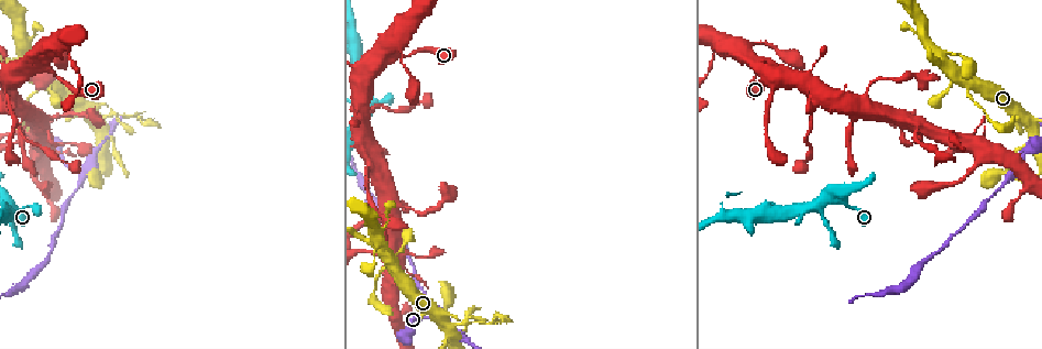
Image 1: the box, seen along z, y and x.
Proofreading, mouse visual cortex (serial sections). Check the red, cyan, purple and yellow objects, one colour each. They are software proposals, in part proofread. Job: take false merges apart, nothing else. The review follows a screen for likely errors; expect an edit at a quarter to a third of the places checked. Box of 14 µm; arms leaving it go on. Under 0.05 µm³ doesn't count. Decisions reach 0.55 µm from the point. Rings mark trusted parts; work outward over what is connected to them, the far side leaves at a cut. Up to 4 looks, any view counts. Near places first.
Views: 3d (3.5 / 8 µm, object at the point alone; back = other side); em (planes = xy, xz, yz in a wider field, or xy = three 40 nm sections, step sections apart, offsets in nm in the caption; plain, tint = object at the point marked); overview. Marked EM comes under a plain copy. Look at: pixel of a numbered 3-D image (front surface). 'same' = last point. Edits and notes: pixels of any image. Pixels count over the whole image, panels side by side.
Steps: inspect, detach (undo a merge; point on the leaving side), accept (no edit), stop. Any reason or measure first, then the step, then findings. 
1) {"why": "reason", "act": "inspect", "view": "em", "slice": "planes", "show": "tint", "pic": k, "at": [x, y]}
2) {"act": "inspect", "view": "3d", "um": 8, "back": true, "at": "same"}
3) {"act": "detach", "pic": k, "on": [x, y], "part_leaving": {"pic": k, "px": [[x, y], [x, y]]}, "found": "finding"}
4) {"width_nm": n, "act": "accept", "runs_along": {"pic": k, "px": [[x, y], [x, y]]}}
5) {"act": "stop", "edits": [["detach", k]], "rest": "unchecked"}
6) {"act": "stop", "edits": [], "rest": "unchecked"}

{"why": "small branch off a trunk", "act": "inspect", "view": "3d", "um": 3.5, "pic": 1, "at": [1025, 120]}

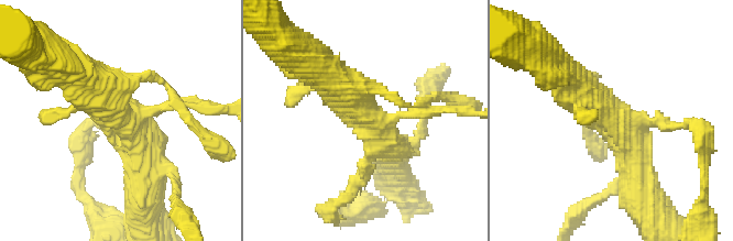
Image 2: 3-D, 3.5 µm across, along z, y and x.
{"act": "inspect", "view": "em", "slice": "xy", "step": 2, "show": "tint", "pic": 2, "at": [125, 118]}

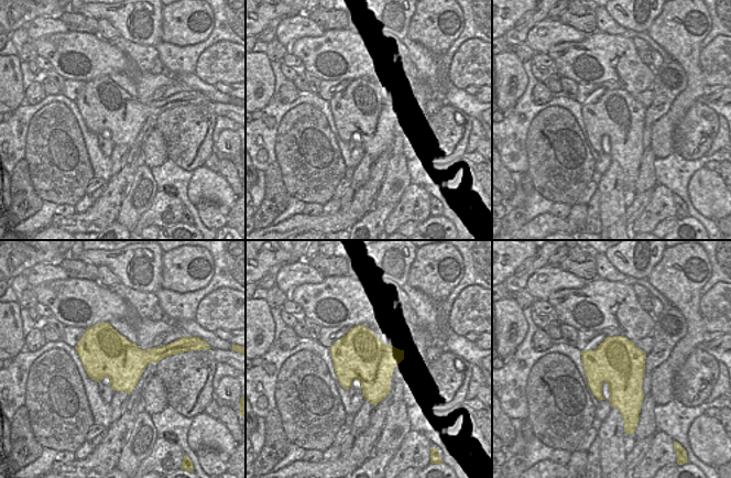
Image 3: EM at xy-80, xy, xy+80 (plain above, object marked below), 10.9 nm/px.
{"arm_widths_nm": [150, 200, 500, 500], "act": "detach", "pic": 2, "on": [448, 108], "part_leaving": {"pic": 2, "px": [[407, 114], [441, 109], [471, 112]]}, "found": "a second cell is stuck on"}

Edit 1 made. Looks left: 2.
{"why": "thick turns thin", "act": "inspect", "view": "3d", "um": 8, "pic": 1, "at": [944, 59]}

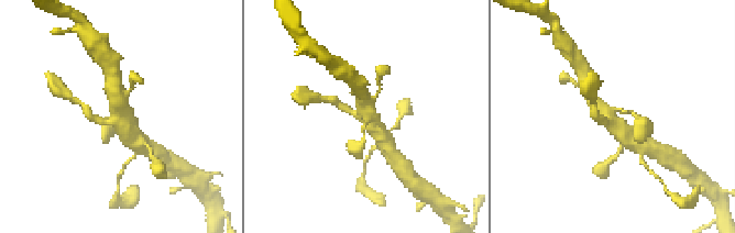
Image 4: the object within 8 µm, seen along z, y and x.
{"act": "inspect", "view": "3d", "um": 3.5, "pic": 4, "at": [121, 117]}

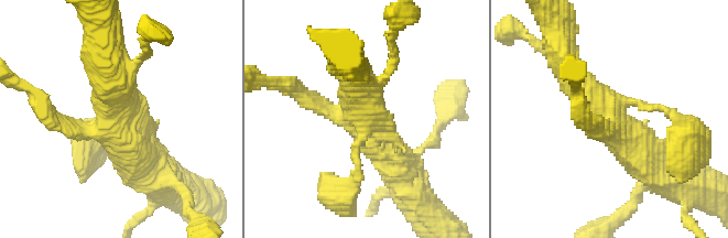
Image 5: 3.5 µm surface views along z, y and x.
{"arm_widths_nm": [150, 200, 450, 500], "act": "accept", "runs_along": {"pic": 5, "px": [[653, 160], [628, 142], [564, 58]]}, "found": "continuous, no second cell"}

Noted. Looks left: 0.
{"act": "stop", "edits": [["detach", 2]], "rest": "unchecked"}

